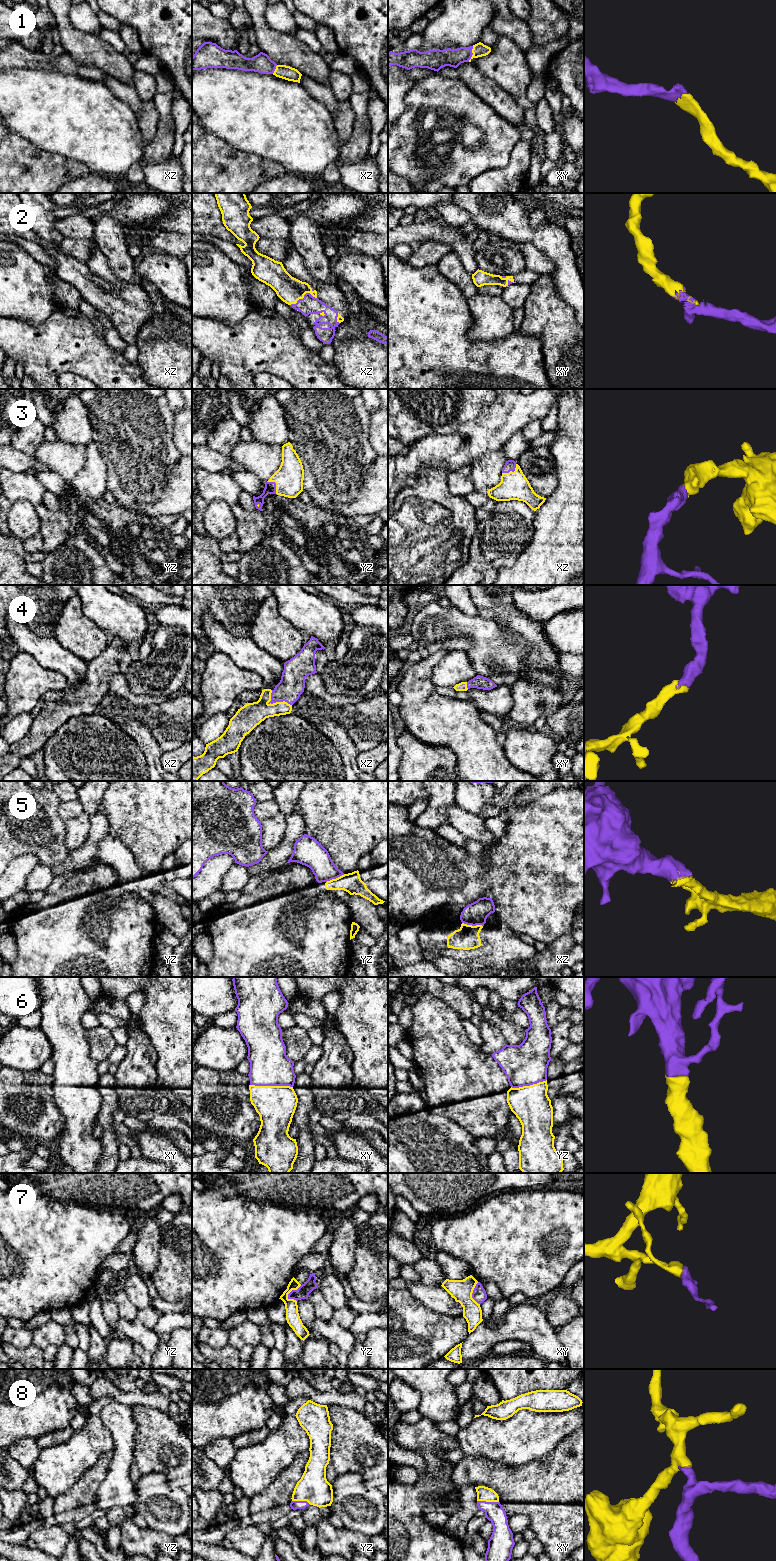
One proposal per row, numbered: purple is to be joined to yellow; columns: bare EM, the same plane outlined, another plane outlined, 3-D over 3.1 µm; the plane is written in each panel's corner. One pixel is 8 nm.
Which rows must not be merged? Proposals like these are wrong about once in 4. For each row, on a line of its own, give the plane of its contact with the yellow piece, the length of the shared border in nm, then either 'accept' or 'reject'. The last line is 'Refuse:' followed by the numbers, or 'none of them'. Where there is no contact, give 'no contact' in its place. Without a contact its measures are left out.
1: xy | 130 nm | accept
2: xz | 220 nm | accept
3: yz | 130 nm | accept
4: xz | 200 nm | accept
5: xz | 170 nm | accept
6: xy | 340 nm | accept
7: yz | 160 nm | reject
8: xy | 180 nm | accept
Refuse: 7

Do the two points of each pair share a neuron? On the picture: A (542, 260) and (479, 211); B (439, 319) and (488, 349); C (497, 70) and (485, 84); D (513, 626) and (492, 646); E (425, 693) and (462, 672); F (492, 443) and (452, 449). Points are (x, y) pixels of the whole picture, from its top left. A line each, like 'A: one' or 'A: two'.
A: two
B: one
C: two
D: two
E: two
F: one

